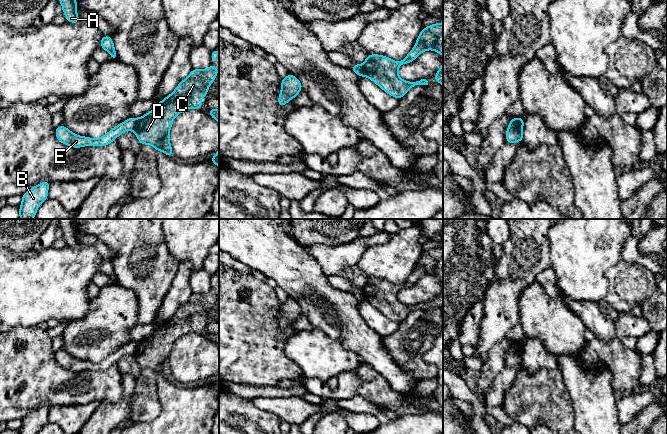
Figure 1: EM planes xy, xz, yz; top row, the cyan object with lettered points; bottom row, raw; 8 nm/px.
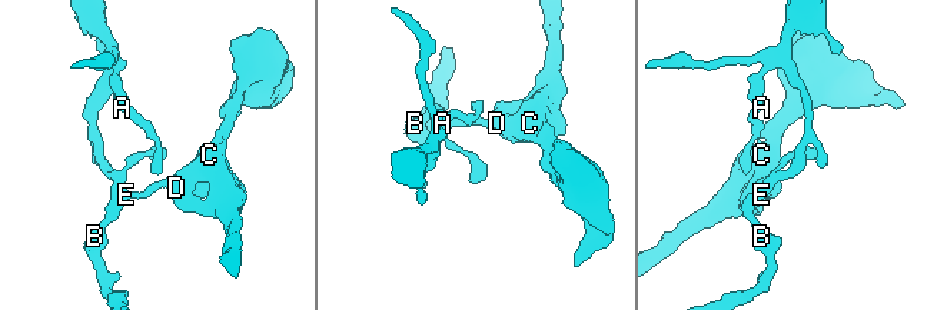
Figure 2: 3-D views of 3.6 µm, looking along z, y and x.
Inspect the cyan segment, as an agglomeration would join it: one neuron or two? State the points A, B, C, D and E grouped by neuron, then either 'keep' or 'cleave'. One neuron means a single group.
A B E / C D; cleave

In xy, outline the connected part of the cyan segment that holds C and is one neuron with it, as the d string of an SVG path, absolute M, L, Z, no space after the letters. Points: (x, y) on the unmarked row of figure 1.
M214 289L203 294L192 293L189 300L181 305L169 320L163 322L152 335L140 341L134 354L140 368L149 368L157 375L172 381L174 376L169 356L174 342L187 333L204 331L199 323L207 320L208 312L218 295Z

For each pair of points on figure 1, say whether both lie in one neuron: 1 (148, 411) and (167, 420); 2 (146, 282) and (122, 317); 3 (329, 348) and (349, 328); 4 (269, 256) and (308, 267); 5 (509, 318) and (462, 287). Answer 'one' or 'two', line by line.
1: two
2: two
3: two
4: one
5: two

